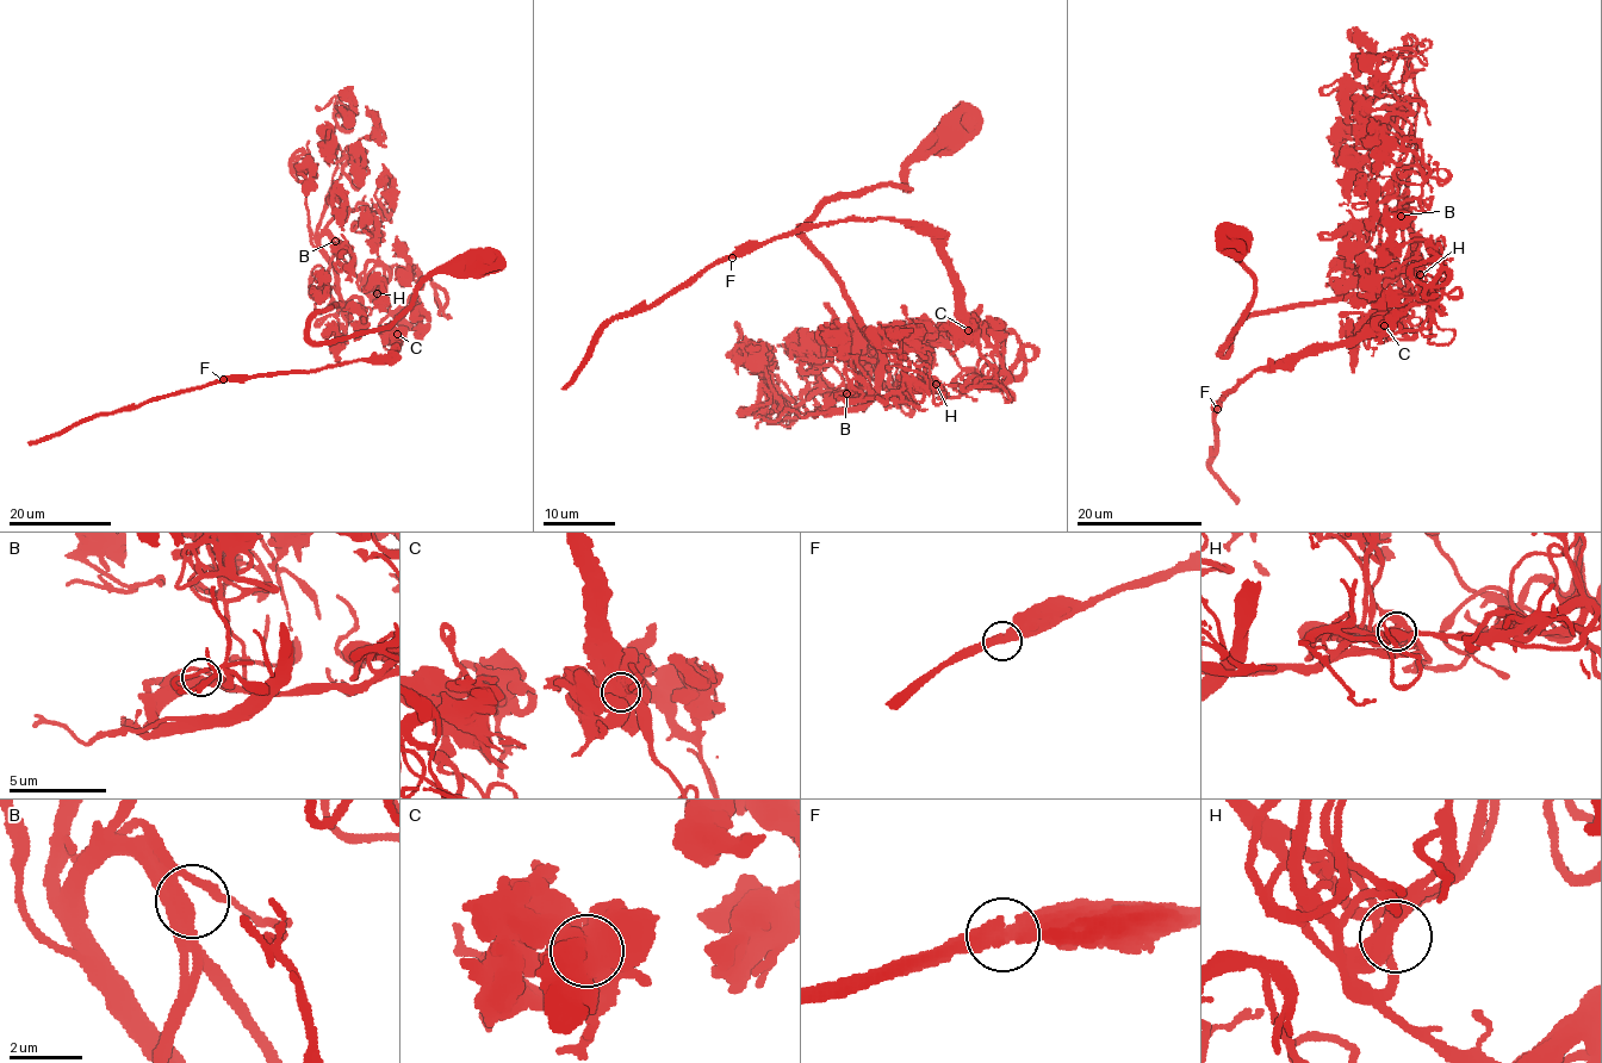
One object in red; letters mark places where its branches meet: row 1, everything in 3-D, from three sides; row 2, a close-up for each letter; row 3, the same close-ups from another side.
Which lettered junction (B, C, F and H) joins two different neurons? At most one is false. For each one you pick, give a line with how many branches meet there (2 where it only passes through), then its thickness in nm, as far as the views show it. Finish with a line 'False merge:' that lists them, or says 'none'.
C: branches 2; calibre 1150 nm
False merge: C

